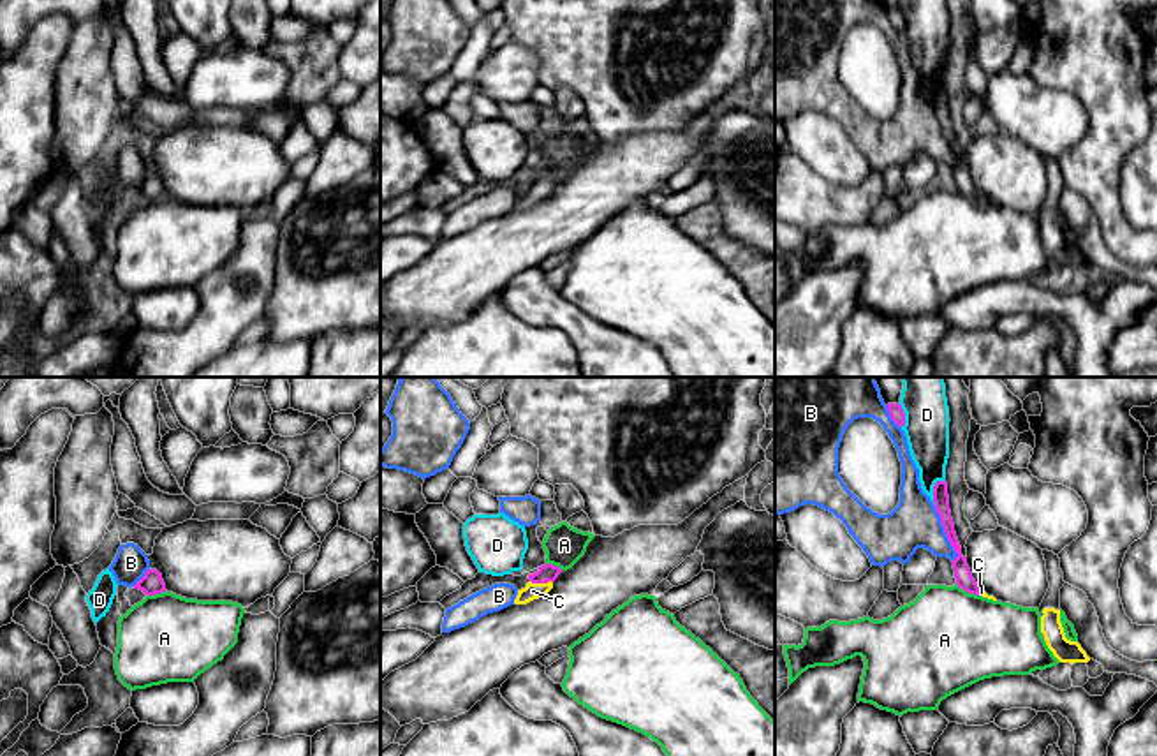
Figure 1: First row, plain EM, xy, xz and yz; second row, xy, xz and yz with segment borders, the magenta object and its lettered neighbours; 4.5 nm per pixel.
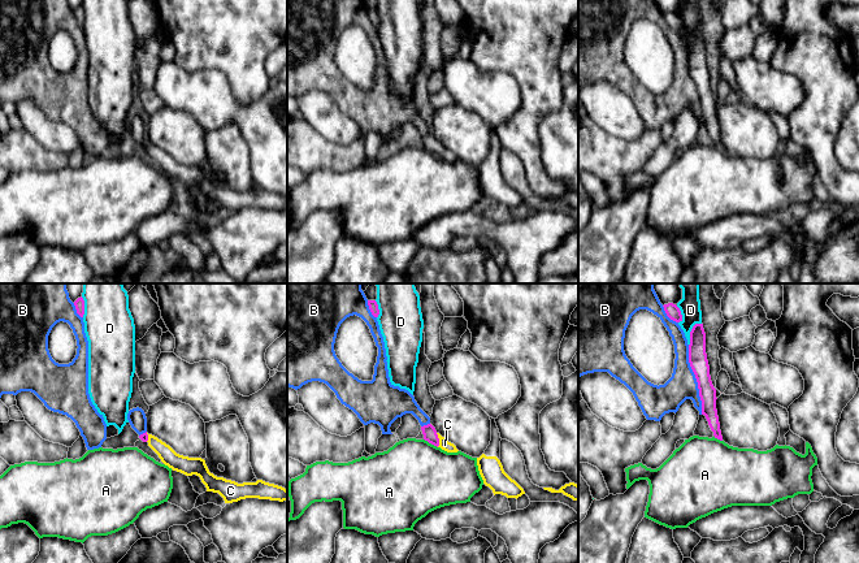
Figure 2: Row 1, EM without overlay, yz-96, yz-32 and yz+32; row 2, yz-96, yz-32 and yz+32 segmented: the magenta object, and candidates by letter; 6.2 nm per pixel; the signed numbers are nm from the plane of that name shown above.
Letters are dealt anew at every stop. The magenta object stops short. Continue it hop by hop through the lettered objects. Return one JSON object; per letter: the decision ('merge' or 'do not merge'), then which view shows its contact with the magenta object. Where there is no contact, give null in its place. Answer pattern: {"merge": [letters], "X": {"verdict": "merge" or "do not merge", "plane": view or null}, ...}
{"merge": ["C"], "A": {"verdict": "do not merge", "plane": "yz"}, "B": {"verdict": "do not merge", "plane": "yz"}, "C": {"verdict": "merge", "plane": "xz"}, "D": {"verdict": "do not merge", "plane": "yz"}}

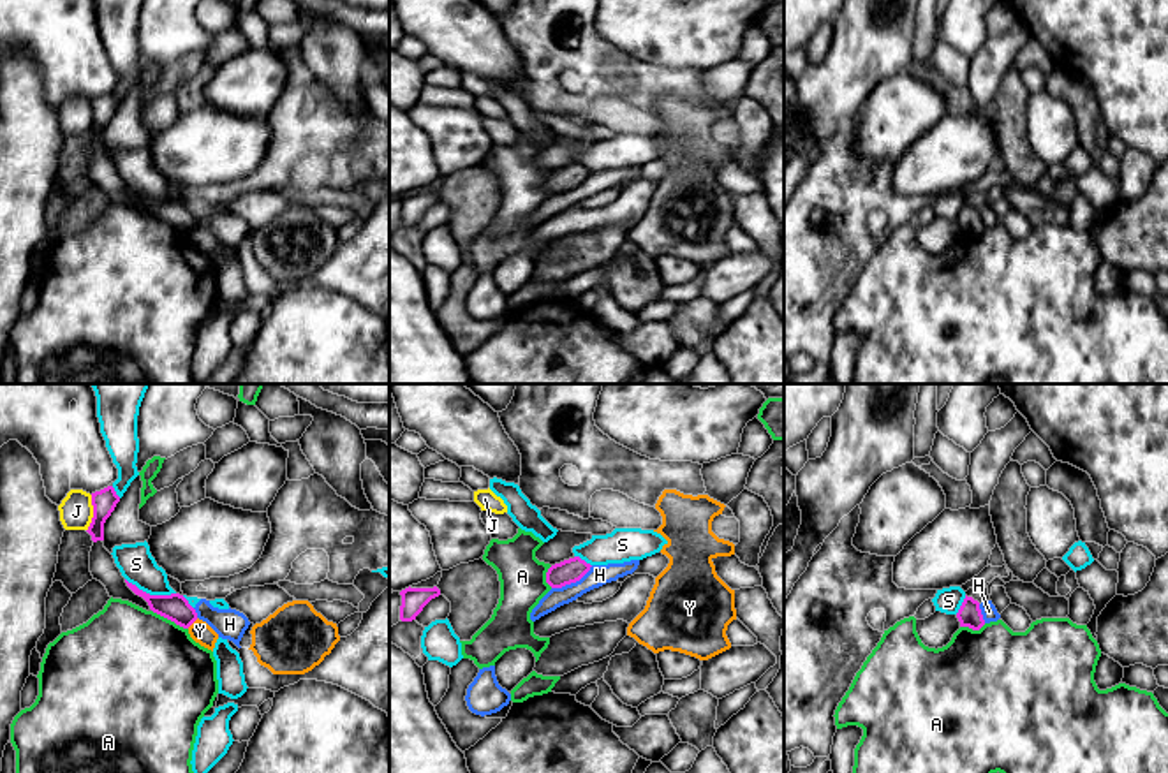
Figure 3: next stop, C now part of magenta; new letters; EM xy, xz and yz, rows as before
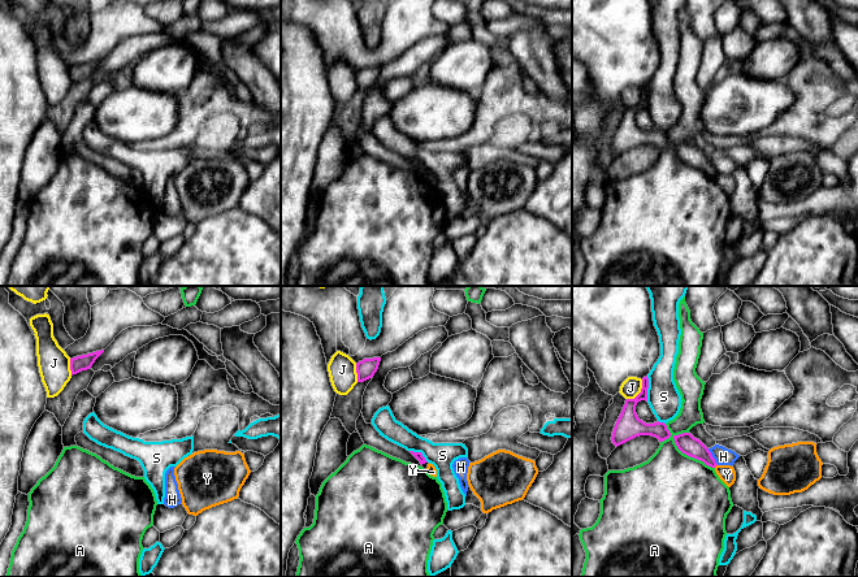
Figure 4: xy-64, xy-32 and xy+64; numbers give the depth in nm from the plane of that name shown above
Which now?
{"merge": [], "A": {"verdict": "do not merge", "plane": "xy"}, "H": {"verdict": "do not merge", "plane": "xz"}, "J": {"verdict": "do not merge", "plane": "xy"}, "S": {"verdict": "do not merge", "plane": "xy"}, "Y": {"verdict": "do not merge", "plane": "xy"}}

